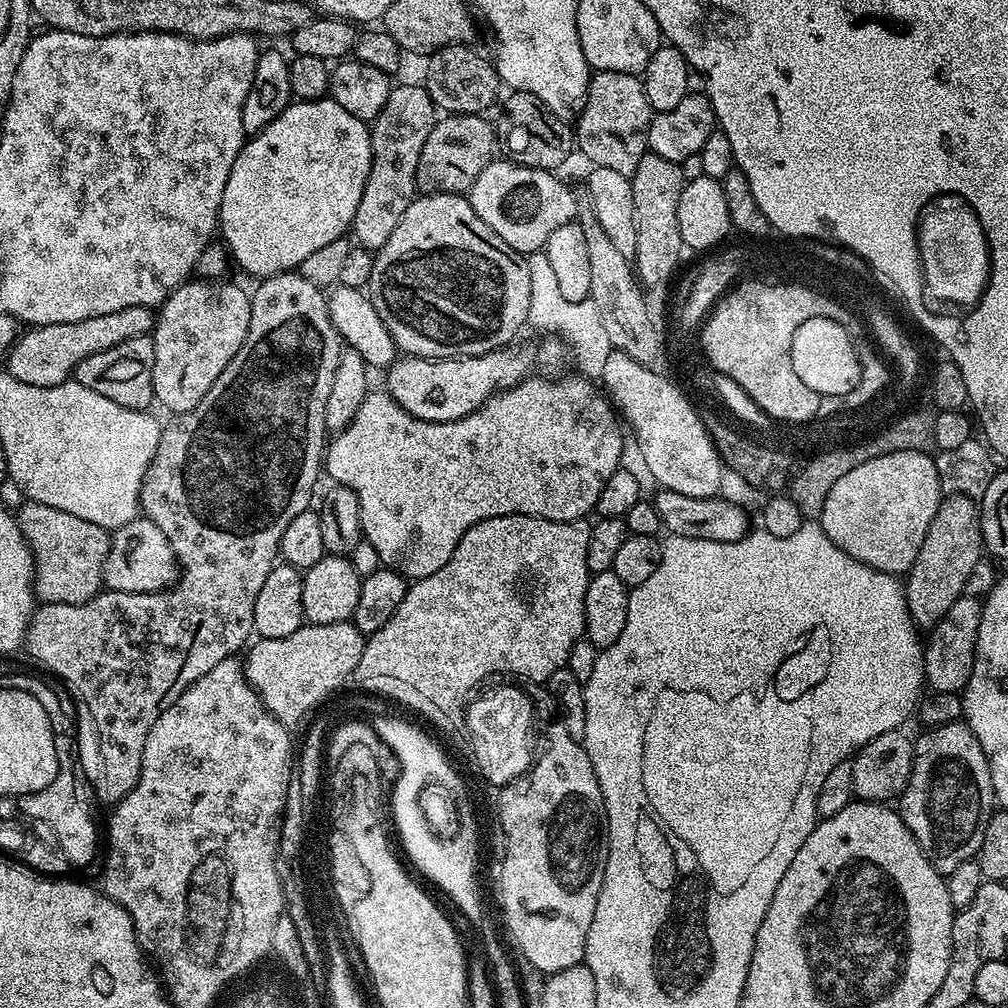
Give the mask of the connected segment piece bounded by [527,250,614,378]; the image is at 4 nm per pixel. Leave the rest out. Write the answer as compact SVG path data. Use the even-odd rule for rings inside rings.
M543 250L527 253L530 270L530 310L528 324L541 328L544 334L555 334L570 349L570 356L576 359L581 373L588 378L599 378L606 367L606 358L614 350L606 330L602 327L602 314L598 314L598 306L592 299L582 302L569 302L558 287L554 270L550 266L550 258L546 258Z

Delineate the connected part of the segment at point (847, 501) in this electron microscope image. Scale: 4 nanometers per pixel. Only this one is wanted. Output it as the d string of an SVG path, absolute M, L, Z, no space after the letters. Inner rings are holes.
M898 450L870 458L854 466L854 470L842 474L842 478L830 486L830 494L826 494L818 523L843 552L850 554L850 558L883 572L904 574L917 558L918 550L922 549L923 538L930 530L931 520L939 510L941 501L942 489L935 459L927 452Z

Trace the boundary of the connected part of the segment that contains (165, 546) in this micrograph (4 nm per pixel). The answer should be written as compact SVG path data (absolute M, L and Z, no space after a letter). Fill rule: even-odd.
M137 518L111 533L112 545L104 563L103 587L113 592L163 592L178 579L176 555L162 530L147 518Z

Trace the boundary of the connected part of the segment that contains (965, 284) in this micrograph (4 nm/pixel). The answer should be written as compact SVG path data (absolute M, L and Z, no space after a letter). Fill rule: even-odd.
M929 194L920 208L916 210L915 220L911 220L911 240L915 244L915 270L920 270L920 278L932 278L932 296L956 298L962 302L972 300L983 294L991 281L995 263L995 251L990 248L991 237L988 229L982 224L981 211L971 205L971 198L964 194Z

